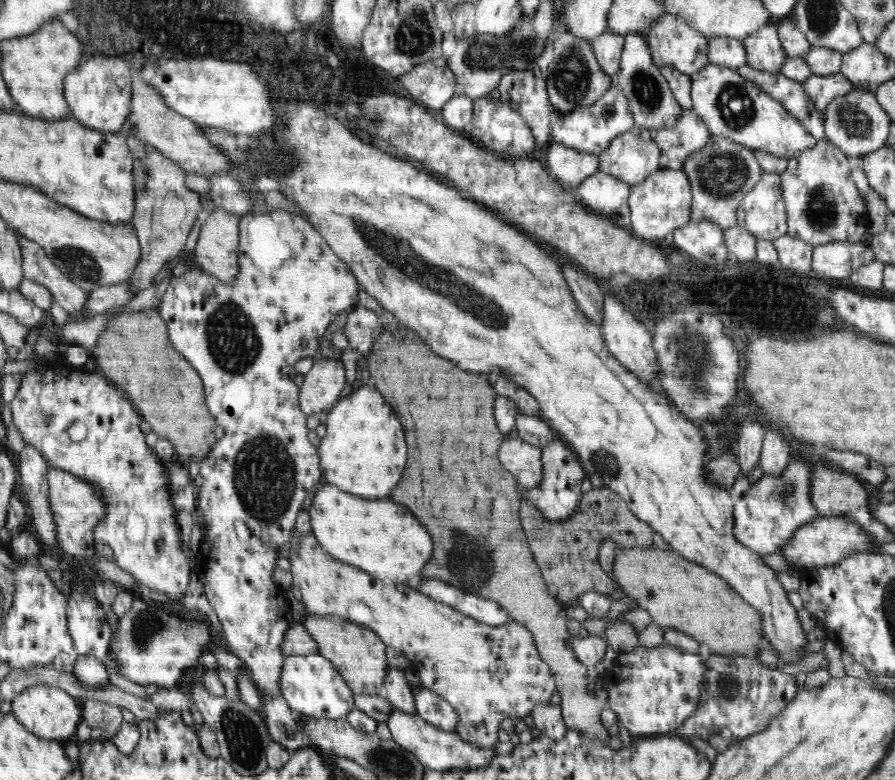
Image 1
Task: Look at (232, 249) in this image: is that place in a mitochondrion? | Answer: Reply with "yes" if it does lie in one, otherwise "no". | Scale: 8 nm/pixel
no

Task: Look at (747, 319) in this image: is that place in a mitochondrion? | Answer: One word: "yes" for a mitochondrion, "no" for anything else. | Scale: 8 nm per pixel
no

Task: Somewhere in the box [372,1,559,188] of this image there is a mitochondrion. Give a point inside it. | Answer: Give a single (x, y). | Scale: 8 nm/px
(480, 56)

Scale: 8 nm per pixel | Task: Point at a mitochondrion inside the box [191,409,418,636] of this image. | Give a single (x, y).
(265, 478)

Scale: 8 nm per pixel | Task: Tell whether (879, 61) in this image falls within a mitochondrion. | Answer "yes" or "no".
no

